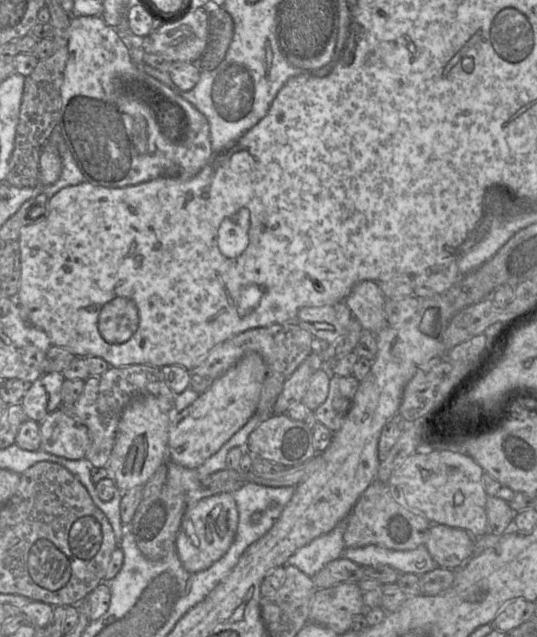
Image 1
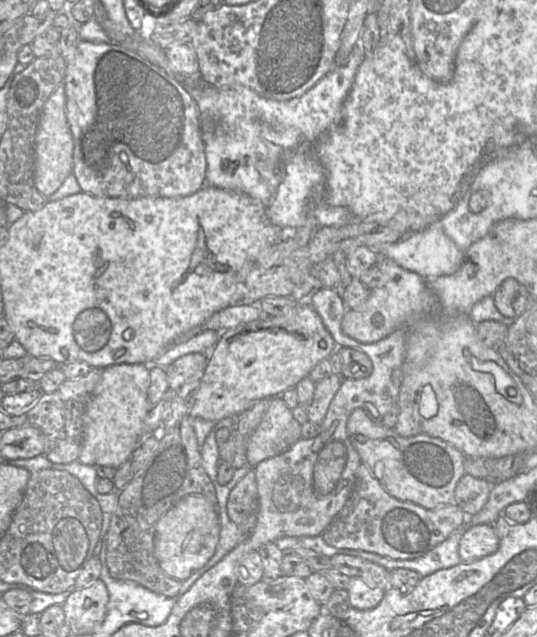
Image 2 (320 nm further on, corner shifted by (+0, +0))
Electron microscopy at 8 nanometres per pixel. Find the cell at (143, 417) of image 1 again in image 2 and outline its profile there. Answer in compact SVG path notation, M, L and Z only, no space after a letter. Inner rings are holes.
M122 363L103 368L101 380L94 389L84 414L84 436L78 461L89 466L120 467L140 444L143 421L151 407L147 398L150 364Z

